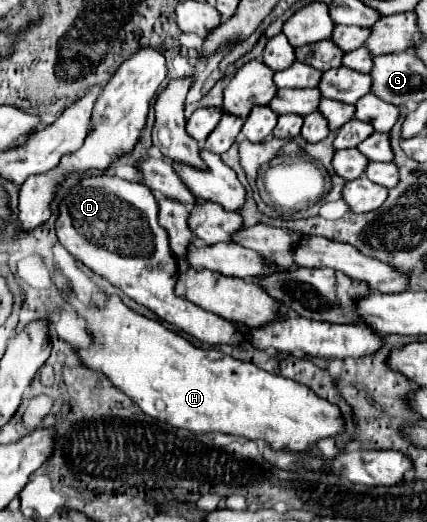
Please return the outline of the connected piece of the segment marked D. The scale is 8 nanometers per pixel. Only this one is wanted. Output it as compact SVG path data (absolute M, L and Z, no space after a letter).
M83 175L75 185L67 189L67 195L59 203L59 215L55 221L59 243L77 257L83 265L99 273L101 277L109 279L115 287L119 287L129 299L137 301L139 305L151 309L163 321L175 325L179 331L197 337L203 343L211 345L239 345L239 335L235 335L235 325L187 303L187 299L179 299L175 295L175 275L177 275L177 259L169 247L167 231L157 223L157 201L151 189L143 183L133 183L119 179L115 175Z

